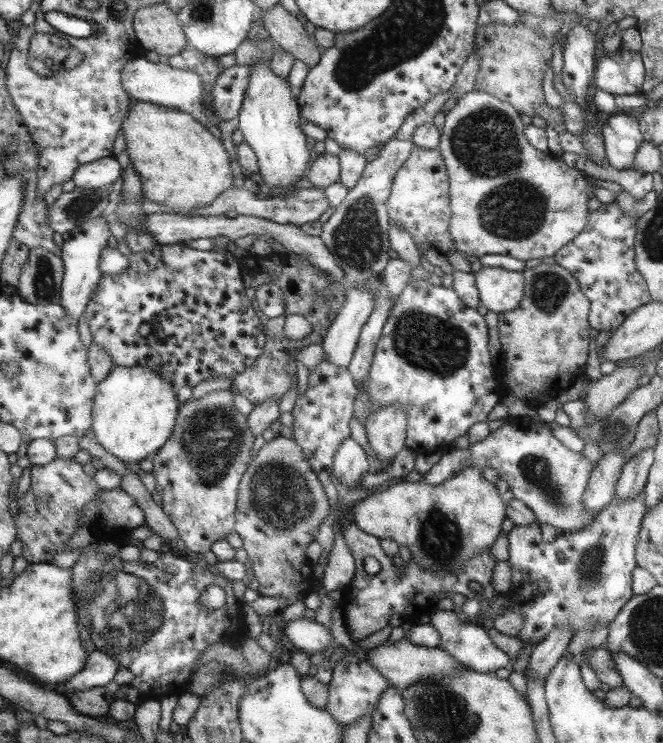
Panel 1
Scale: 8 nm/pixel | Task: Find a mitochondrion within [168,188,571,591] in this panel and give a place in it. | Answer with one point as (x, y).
(424, 341)

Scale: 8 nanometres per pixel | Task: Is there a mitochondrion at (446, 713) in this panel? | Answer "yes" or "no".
yes

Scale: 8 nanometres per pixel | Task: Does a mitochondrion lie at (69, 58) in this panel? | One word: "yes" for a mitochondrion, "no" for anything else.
yes

